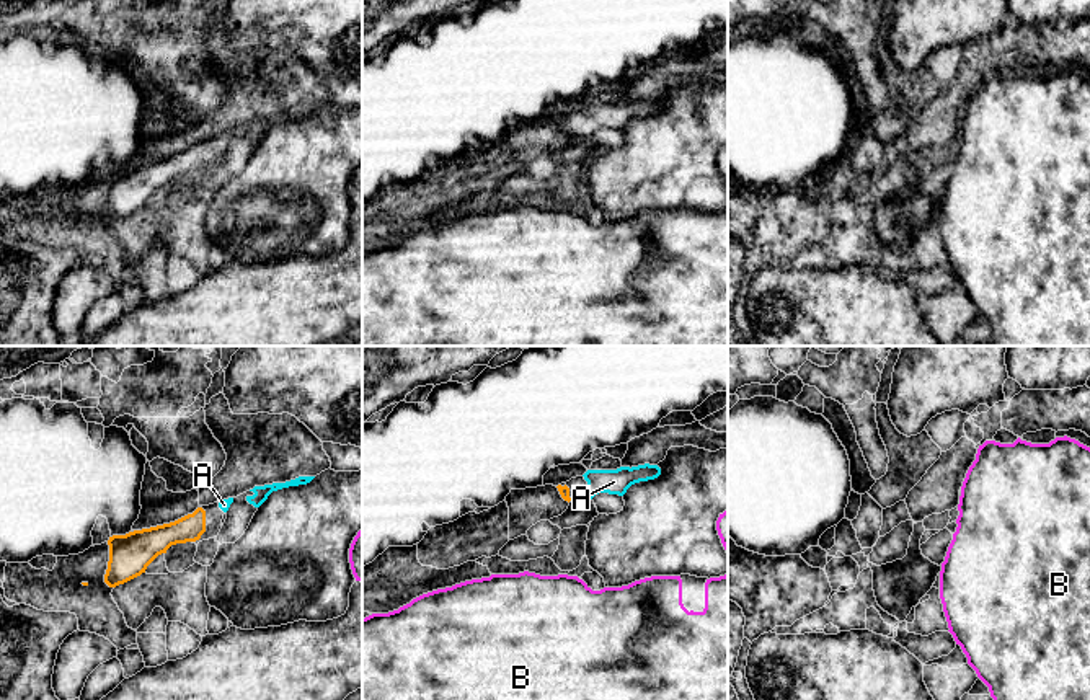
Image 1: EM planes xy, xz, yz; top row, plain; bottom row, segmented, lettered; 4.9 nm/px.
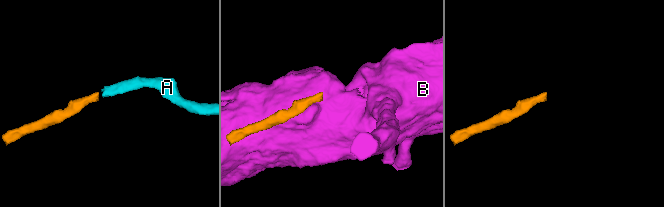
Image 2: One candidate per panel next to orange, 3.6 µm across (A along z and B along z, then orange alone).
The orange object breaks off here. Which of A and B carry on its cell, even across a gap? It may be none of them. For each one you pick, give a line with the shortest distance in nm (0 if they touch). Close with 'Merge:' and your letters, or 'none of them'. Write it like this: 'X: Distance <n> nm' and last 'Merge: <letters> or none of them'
A: Distance 80 nm
Merge: A

